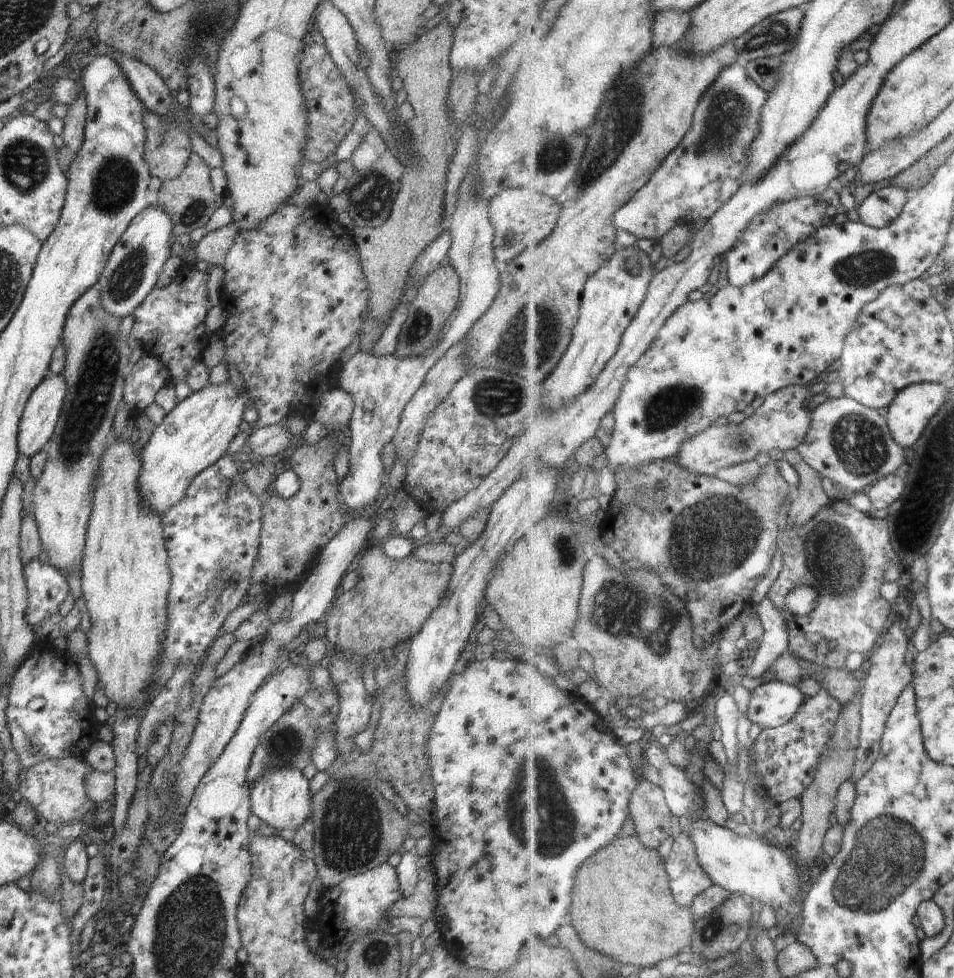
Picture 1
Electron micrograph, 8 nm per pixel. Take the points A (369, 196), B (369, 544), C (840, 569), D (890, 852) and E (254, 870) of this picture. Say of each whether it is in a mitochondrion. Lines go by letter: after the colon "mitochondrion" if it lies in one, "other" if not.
A: mitochondrion
B: other
C: mitochondrion
D: mitochondrion
E: other

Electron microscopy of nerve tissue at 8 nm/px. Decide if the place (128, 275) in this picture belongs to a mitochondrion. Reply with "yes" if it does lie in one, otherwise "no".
yes

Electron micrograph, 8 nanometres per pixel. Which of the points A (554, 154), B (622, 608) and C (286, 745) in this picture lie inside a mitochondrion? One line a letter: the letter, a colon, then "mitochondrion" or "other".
A: mitochondrion
B: mitochondrion
C: mitochondrion

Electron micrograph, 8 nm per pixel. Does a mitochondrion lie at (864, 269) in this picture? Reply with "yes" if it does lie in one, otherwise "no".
yes

